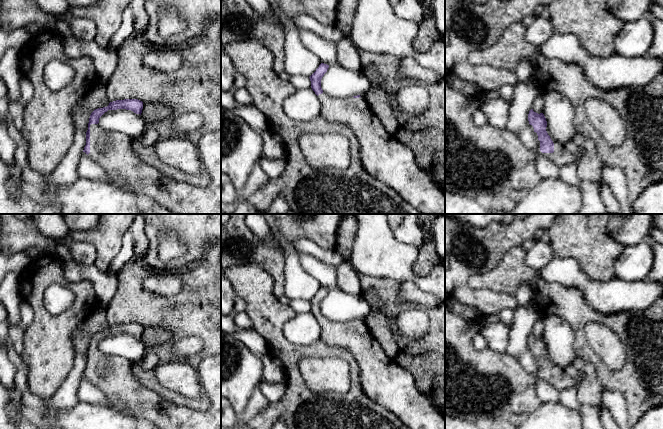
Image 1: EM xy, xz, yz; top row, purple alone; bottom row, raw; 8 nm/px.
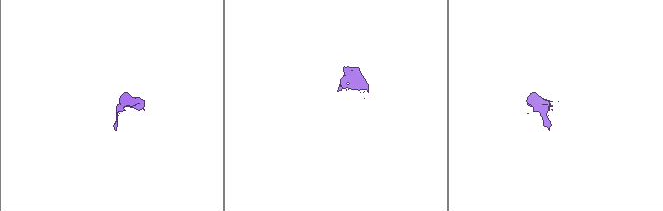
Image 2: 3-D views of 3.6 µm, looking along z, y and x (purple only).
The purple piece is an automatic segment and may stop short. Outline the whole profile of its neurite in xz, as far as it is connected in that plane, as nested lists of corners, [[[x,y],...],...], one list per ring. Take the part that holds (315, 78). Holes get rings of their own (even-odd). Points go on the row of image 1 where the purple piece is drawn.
[[[321,63],[309,77],[311,88],[321,103],[320,117],[328,122],[348,126],[358,139],[361,160],[365,170],[376,179],[390,186],[407,203],[422,214],[445,214],[445,190],[436,182],[429,169],[421,168],[412,150],[387,131],[376,114],[370,109],[364,97],[335,98],[323,92],[321,79],[329,65]]]

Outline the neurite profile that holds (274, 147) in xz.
[[[268,129],[261,132],[263,139],[263,149],[261,158],[267,159],[286,159],[287,150],[282,138],[269,131]]]

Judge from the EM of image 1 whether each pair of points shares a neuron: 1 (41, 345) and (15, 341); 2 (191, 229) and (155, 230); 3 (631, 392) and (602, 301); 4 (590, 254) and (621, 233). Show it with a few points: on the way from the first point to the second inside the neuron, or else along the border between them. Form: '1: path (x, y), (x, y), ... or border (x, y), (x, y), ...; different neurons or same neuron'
1: border (24, 328), (22, 358); different neurons
2: path (182, 224), (164, 224); same neuron
3: border (586, 300), (593, 309), (601, 313), (629, 311); different neurons
4: border (606, 224), (608, 233), (624, 246); different neurons

